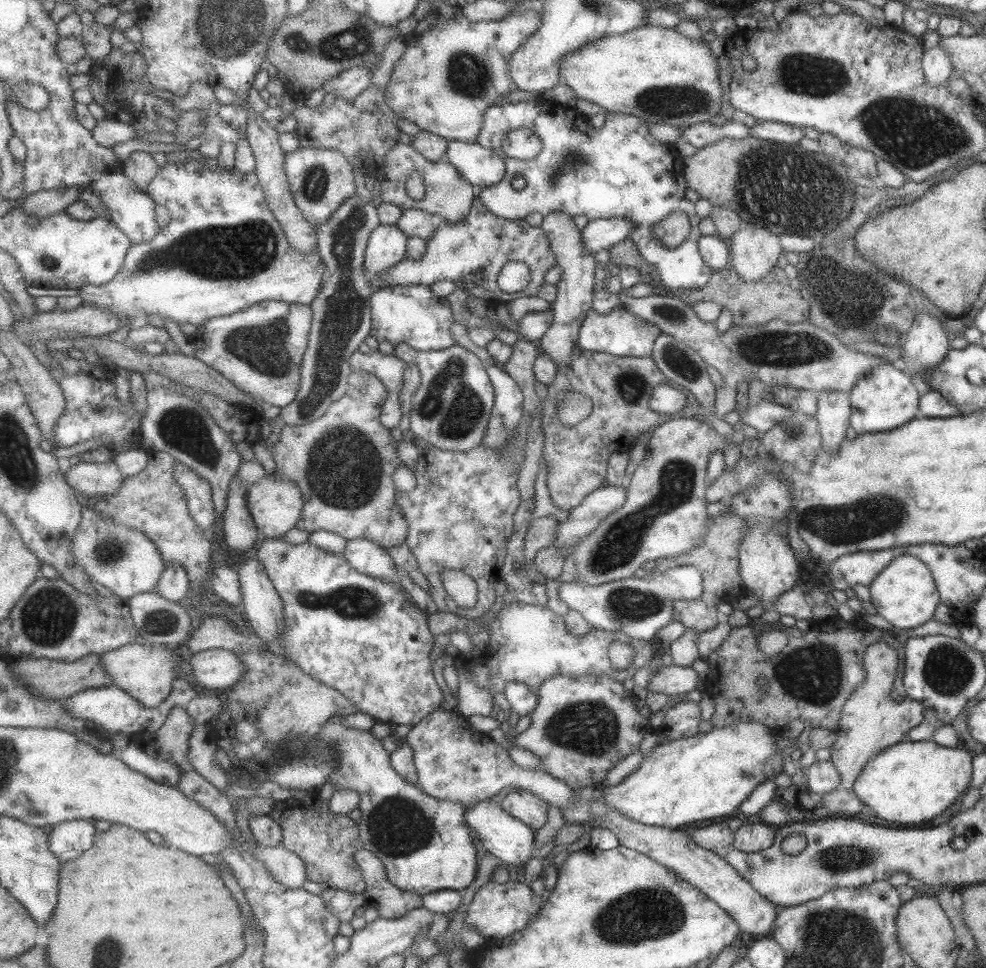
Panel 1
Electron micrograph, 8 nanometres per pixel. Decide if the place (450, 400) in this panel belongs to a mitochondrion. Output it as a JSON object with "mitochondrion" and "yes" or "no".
{"mitochondrion":"yes"}

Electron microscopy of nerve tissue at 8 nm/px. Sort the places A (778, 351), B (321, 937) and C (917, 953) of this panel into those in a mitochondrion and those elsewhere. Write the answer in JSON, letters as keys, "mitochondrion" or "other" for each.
{"A":"mitochondrion","B":"other","C":"other"}

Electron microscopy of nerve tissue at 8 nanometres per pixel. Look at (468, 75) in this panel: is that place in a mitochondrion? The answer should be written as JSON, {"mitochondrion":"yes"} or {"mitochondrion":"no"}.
{"mitochondrion":"yes"}

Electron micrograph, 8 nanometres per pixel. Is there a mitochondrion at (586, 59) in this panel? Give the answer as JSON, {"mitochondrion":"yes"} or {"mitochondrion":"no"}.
{"mitochondrion":"no"}

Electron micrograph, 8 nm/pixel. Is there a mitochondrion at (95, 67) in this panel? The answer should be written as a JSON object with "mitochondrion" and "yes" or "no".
{"mitochondrion":"no"}

